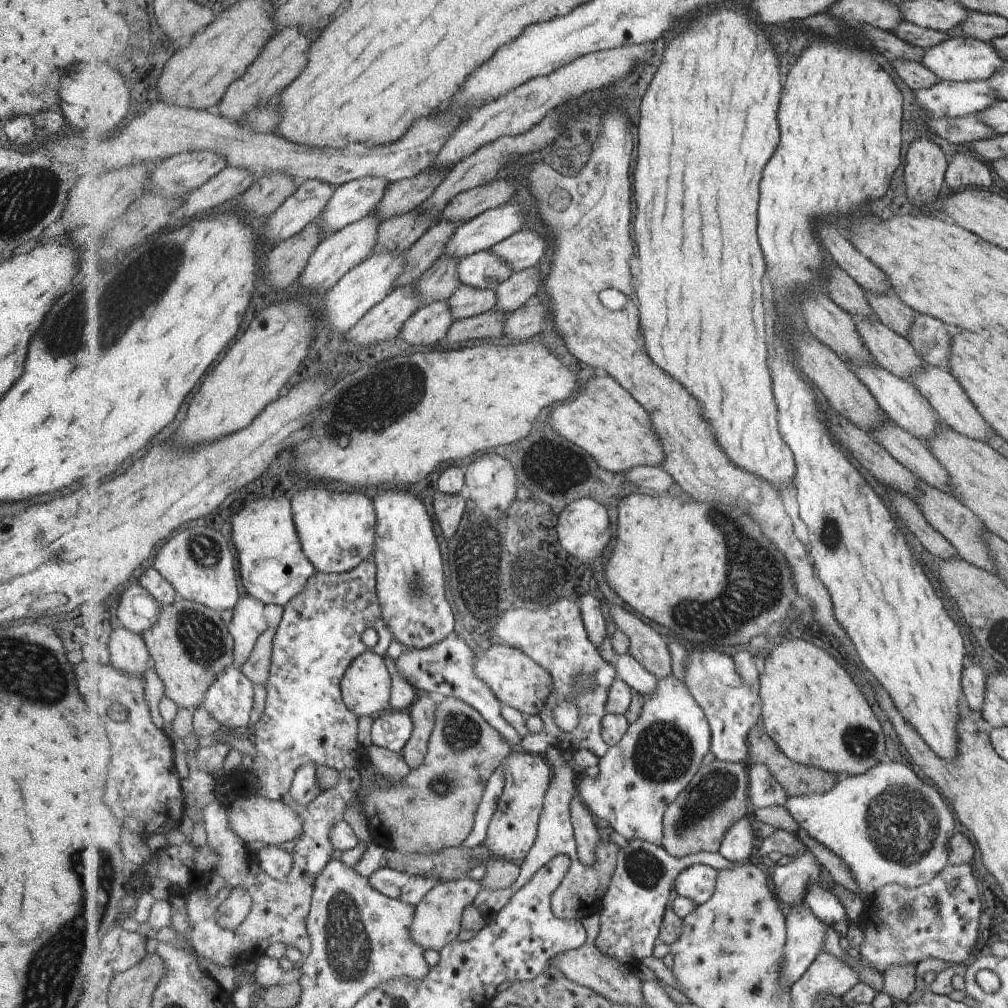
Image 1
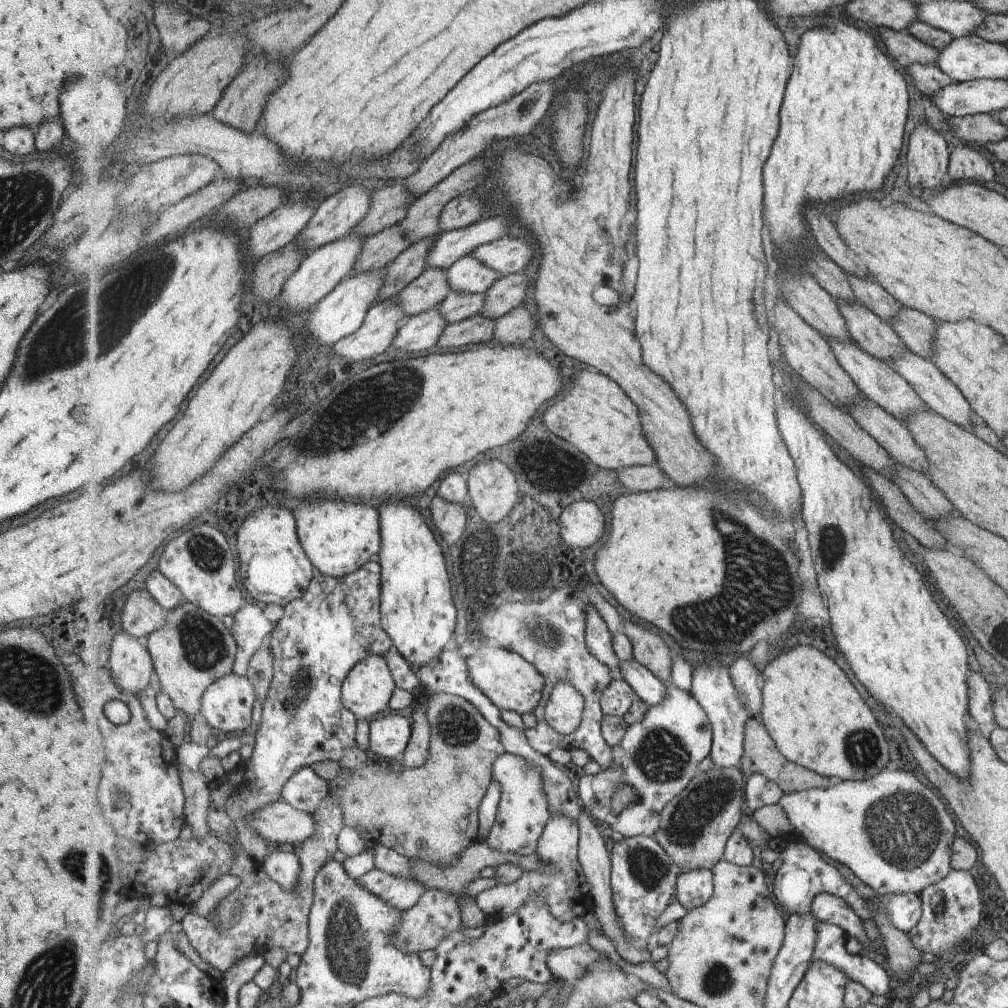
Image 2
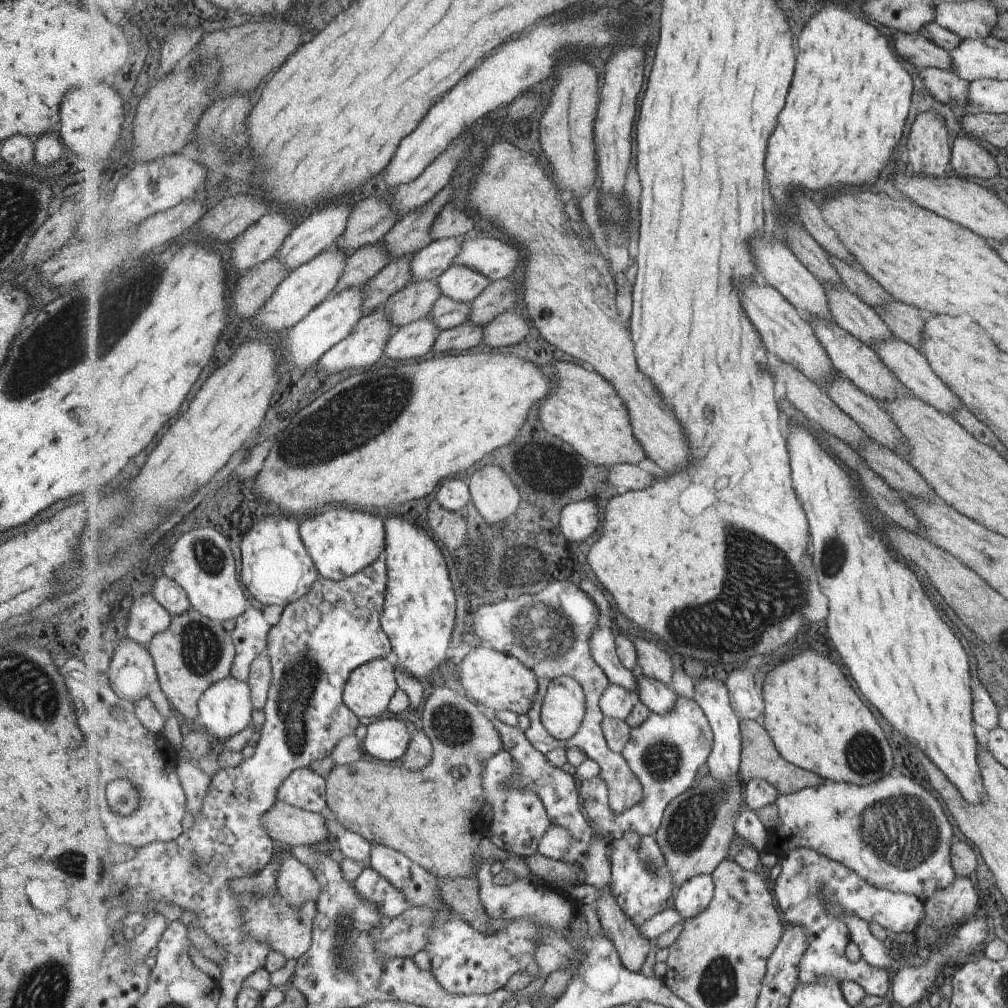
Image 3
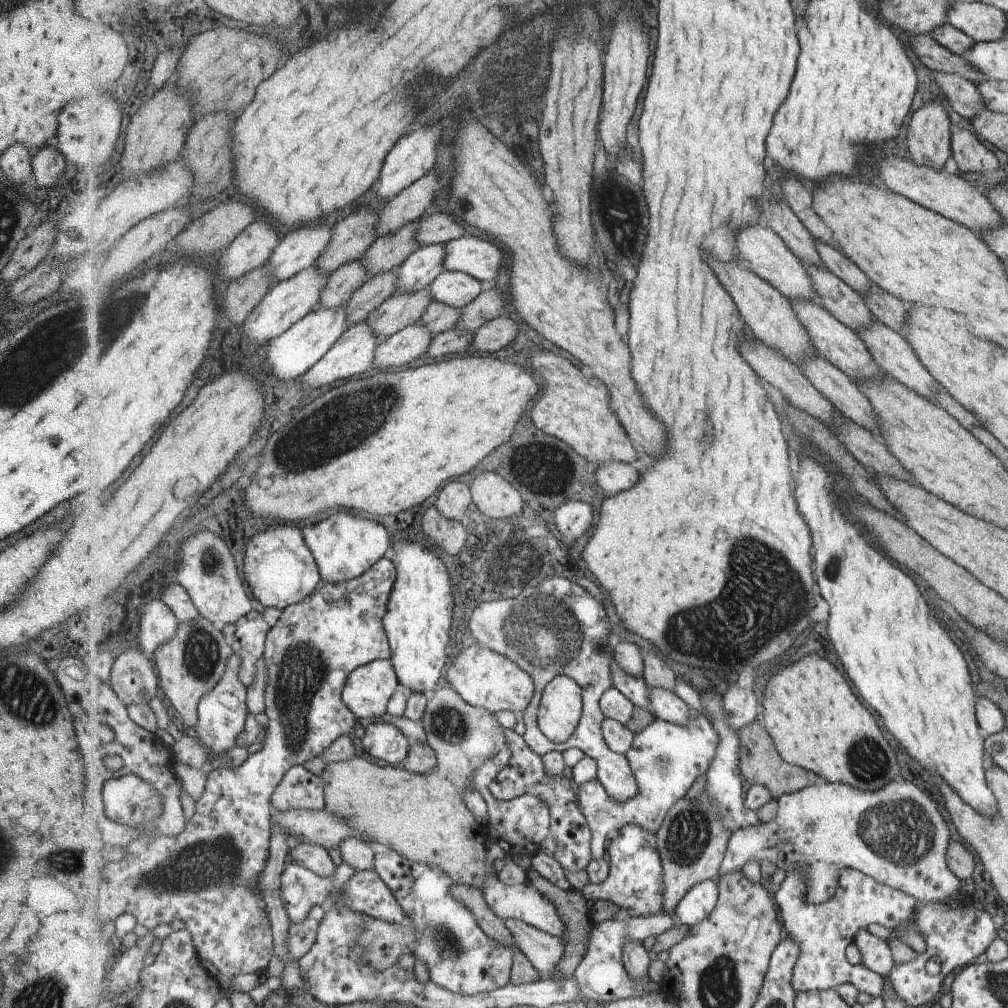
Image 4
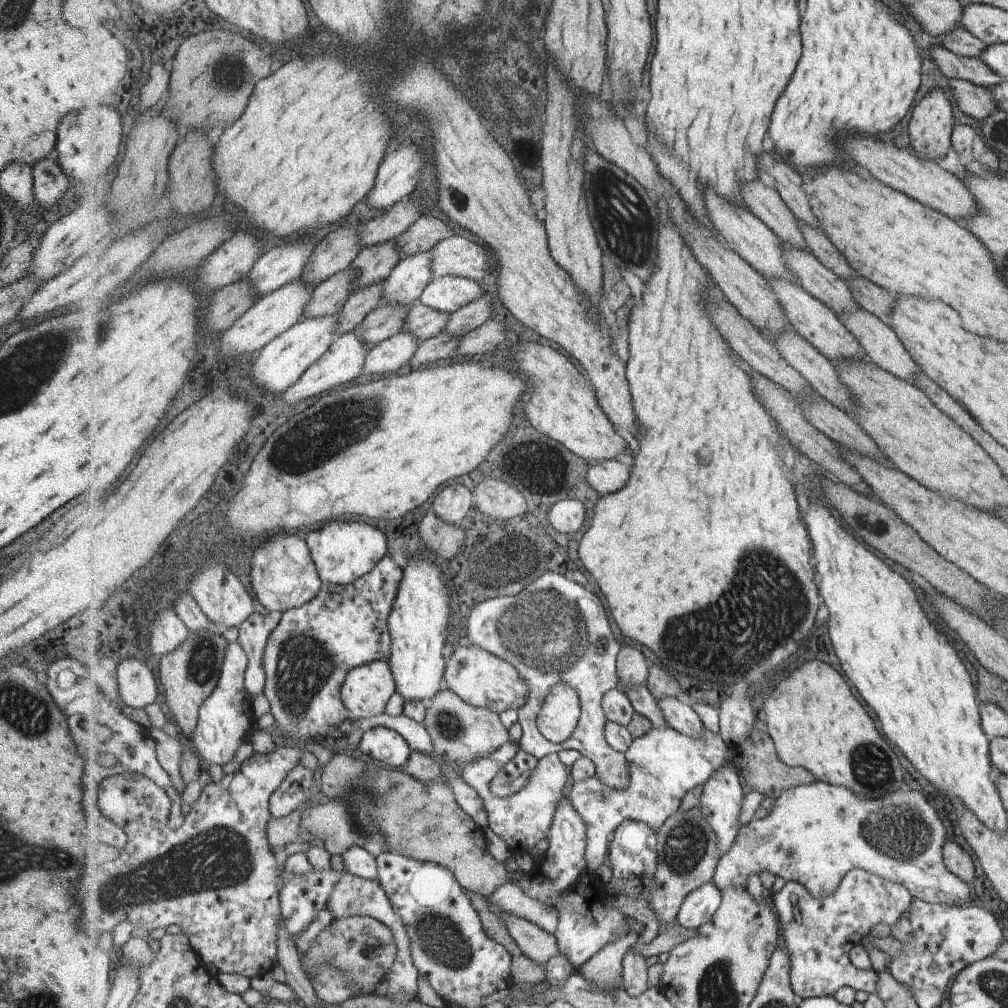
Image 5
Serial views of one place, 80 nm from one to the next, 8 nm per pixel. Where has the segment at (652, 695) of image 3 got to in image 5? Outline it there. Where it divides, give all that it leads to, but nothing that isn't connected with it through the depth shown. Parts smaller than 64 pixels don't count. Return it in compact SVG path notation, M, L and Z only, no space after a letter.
M663 697L658 705L669 726L690 737L702 735L704 722L684 697Z

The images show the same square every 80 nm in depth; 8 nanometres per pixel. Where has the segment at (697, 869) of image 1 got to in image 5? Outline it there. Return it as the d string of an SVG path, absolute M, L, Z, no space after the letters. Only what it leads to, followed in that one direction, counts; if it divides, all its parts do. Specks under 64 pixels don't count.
M707 883L686 898L676 922L686 929L699 929L714 917L721 905L722 890L716 883Z

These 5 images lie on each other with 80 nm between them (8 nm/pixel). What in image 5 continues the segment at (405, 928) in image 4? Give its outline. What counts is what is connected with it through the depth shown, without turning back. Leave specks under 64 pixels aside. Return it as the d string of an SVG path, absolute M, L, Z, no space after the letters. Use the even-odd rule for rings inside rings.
M352 916L342 919L335 918L332 924L317 937L310 951L302 956L309 980L316 980L317 964L331 963L339 967L344 980L351 979L356 994L373 994L377 984L385 976L396 960L398 946L395 944L394 932L380 920L368 916ZM379 958L385 958L379 962Z

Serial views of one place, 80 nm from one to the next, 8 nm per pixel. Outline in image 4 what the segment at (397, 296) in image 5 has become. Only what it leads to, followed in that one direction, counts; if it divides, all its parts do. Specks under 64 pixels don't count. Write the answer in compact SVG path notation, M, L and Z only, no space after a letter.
M444 244L425 245L415 251L400 268L401 291L418 291L429 287L446 270L446 246Z

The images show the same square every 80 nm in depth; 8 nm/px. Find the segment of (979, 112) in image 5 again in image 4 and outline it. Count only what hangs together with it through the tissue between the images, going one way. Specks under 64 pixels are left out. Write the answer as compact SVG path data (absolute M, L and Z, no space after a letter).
M932 71L933 82L955 114L970 119L984 108L976 83L955 73Z

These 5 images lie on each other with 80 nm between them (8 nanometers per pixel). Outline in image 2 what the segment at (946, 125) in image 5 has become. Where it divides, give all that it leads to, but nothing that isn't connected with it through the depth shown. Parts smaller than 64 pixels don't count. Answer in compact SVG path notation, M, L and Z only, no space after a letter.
M918 124L907 149L908 182L915 191L933 192L947 166L947 149L935 124Z

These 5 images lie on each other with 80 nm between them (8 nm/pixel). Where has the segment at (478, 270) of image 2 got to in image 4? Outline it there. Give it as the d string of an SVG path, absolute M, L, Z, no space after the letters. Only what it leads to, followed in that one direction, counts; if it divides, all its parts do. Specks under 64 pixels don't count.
M445 270L432 282L430 289L434 301L461 309L473 302L487 285L469 273Z

